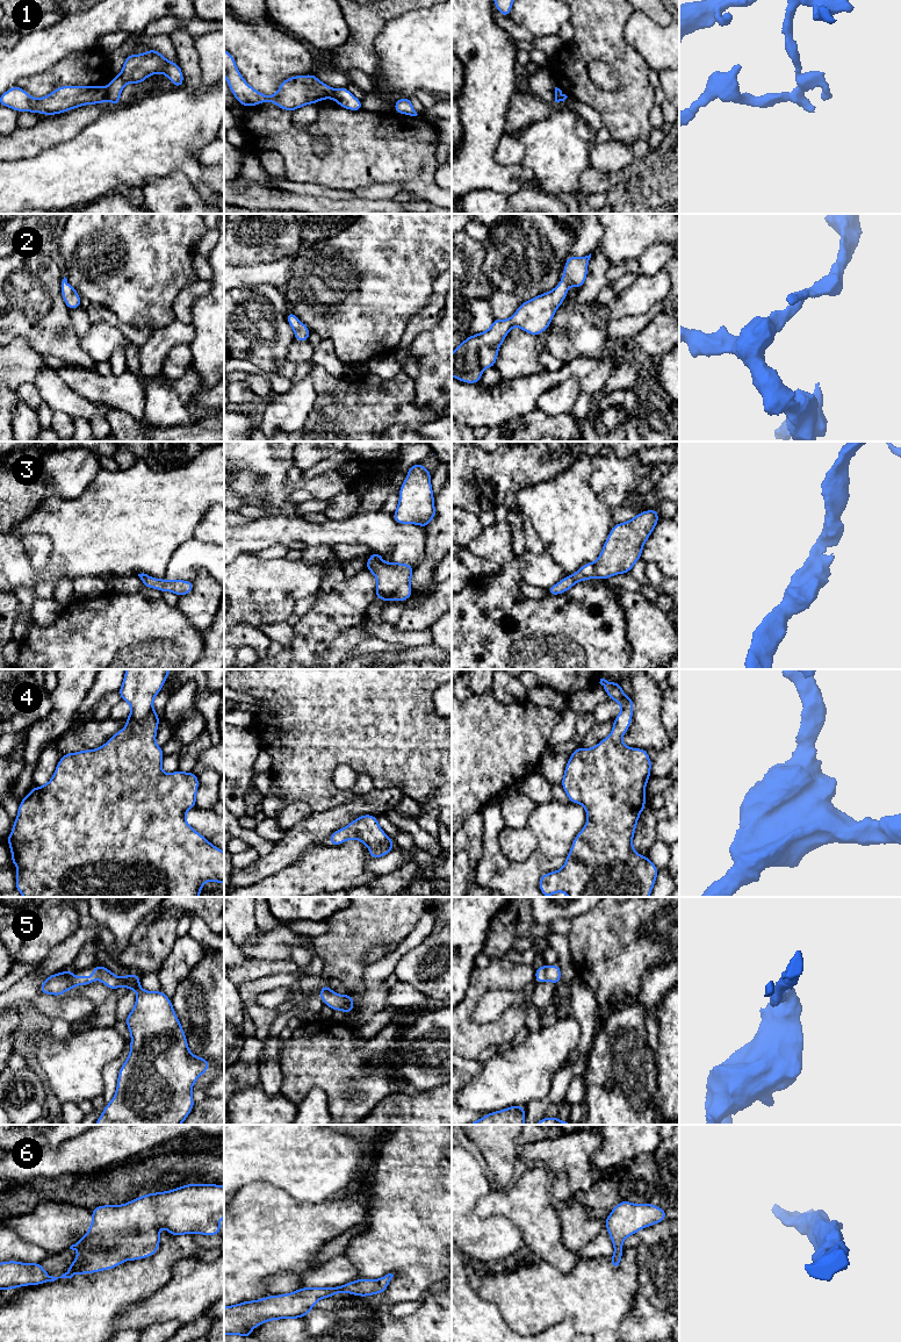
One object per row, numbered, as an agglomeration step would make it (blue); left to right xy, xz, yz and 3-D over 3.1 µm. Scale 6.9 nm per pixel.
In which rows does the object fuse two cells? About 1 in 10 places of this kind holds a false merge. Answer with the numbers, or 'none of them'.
1

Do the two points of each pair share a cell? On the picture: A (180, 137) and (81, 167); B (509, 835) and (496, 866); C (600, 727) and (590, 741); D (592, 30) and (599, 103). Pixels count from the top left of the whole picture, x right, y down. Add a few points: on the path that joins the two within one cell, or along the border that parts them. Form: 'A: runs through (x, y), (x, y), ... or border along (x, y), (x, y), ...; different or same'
A: runs through (156, 137), (131, 142), (106, 153); same
B: border along (502, 825), (499, 851), (525, 861); different
C: runs through (599, 731), (592, 738); same
D: runs through (585, 49), (581, 58), (582, 85); same

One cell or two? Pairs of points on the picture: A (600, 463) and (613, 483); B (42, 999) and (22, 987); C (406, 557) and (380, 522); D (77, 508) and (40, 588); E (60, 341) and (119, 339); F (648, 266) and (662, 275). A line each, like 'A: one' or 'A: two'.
A: one
B: two
C: one
D: two
E: two
F: two

